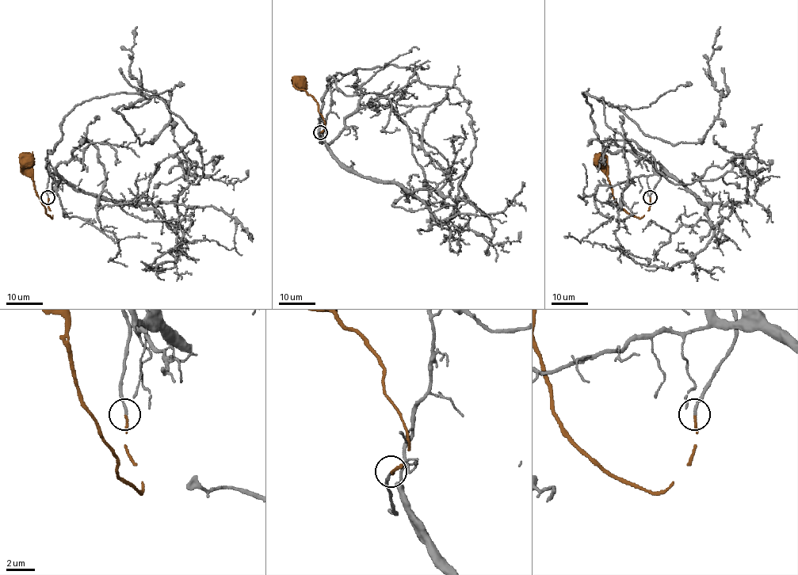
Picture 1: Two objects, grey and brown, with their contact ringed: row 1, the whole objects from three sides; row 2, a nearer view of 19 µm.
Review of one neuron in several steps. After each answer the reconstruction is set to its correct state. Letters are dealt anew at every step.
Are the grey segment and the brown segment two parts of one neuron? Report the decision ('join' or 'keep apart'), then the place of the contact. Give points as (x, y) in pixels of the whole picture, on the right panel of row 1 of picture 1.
join; place (650, 197)

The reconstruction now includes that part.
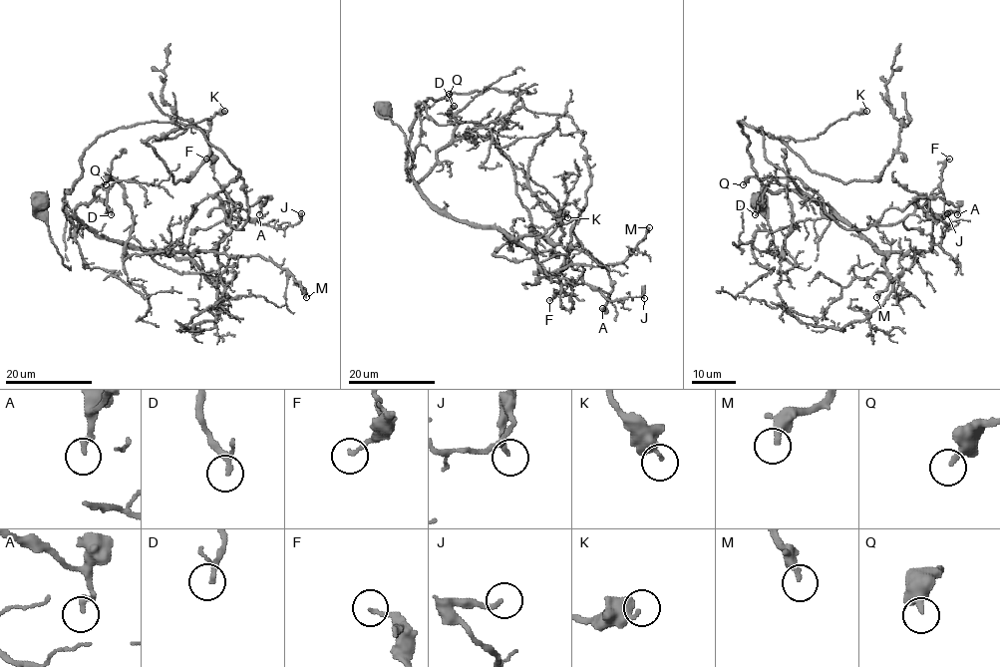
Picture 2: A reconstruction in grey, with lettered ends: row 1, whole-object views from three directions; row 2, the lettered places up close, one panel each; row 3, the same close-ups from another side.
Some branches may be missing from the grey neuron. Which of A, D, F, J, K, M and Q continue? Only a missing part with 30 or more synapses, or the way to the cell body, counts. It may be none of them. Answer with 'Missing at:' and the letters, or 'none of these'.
Missing at: none of these

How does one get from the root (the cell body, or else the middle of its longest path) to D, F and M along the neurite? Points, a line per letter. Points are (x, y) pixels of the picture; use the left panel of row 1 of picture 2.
D: (43, 201), (51, 242), (70, 269), (64, 207), (73, 212), (113, 177), (107, 200), (111, 214)
F: (43, 201), (51, 242), (70, 269), (65, 206), (116, 242), (161, 251), (212, 249), (241, 217), (206, 159)
M: (43, 201), (51, 242), (70, 269), (65, 206), (98, 235), (137, 247), (271, 259), (293, 277), (306, 297)

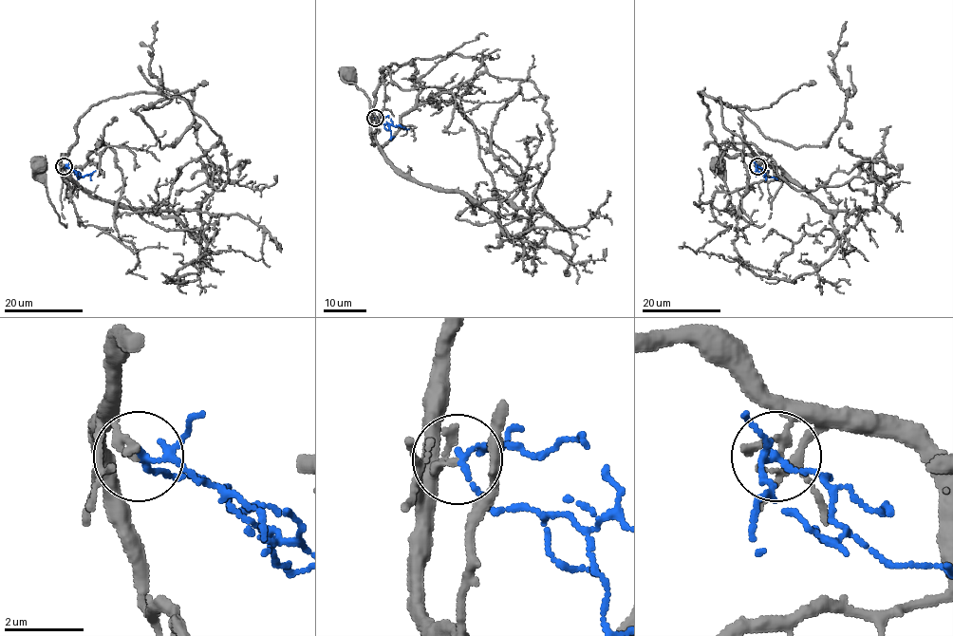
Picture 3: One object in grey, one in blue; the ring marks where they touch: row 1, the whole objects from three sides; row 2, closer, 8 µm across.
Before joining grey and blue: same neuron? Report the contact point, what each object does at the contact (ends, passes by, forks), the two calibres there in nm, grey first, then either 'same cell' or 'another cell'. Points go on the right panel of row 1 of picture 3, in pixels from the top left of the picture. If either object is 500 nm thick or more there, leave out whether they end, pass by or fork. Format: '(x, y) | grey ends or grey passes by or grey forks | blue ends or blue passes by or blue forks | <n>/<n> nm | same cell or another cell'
(757, 166) | grey passes by | blue forks | 140/100 nm | another cell

